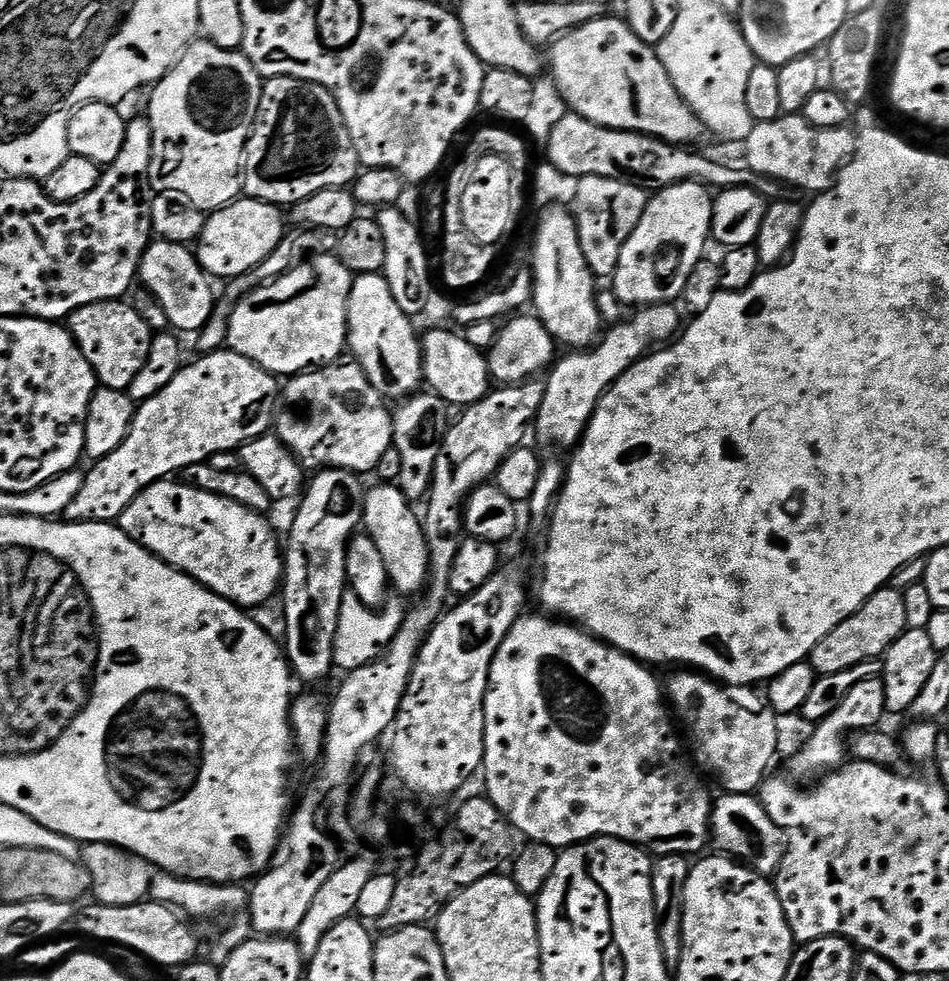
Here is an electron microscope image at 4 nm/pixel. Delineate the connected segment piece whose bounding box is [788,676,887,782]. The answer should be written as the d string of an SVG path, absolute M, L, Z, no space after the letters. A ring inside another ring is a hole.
M875 676L866 678L866 682L858 682L858 686L854 686L854 690L846 694L842 706L838 706L838 710L834 710L830 718L819 721L820 736L824 740L808 740L793 754L792 761L788 764L789 770L793 772L791 775L800 782L816 782L841 767L846 760L845 741L855 733L875 729L879 725L876 723L885 718L886 713L886 690L883 679ZM840 740L844 740L844 744Z

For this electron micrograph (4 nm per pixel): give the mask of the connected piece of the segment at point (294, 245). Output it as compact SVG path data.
M301 228L289 231L282 238L282 242L278 242L278 246L274 246L273 252L266 258L262 258L262 262L258 266L254 266L254 270L250 270L241 276L231 277L227 281L228 289L224 292L224 297L215 301L212 317L206 322L206 326L200 329L195 337L197 353L207 354L210 352L219 352L228 343L228 319L232 317L232 307L235 301L240 300L248 292L261 288L263 284L270 284L279 276L285 276L290 270L294 270L298 265L304 263L305 260L314 256L330 256L339 253L340 250L340 233L331 232L330 230L318 230L317 228Z

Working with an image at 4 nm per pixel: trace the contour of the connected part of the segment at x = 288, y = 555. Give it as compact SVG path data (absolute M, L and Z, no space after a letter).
M325 468L313 476L316 477L307 481L304 501L292 520L288 544L286 540L282 552L285 624L282 647L295 679L305 680L308 686L316 686L312 684L334 672L334 634L338 634L342 598L350 588L346 572L347 550L361 527L366 495L366 484L355 472Z

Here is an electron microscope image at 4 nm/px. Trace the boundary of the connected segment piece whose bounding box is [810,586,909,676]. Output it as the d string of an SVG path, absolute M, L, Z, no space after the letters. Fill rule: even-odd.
M891 586L879 588L853 616L834 626L834 630L830 630L830 634L826 634L826 638L814 646L810 657L812 669L817 676L825 676L850 670L850 666L858 666L862 662L879 660L908 629L903 591Z

